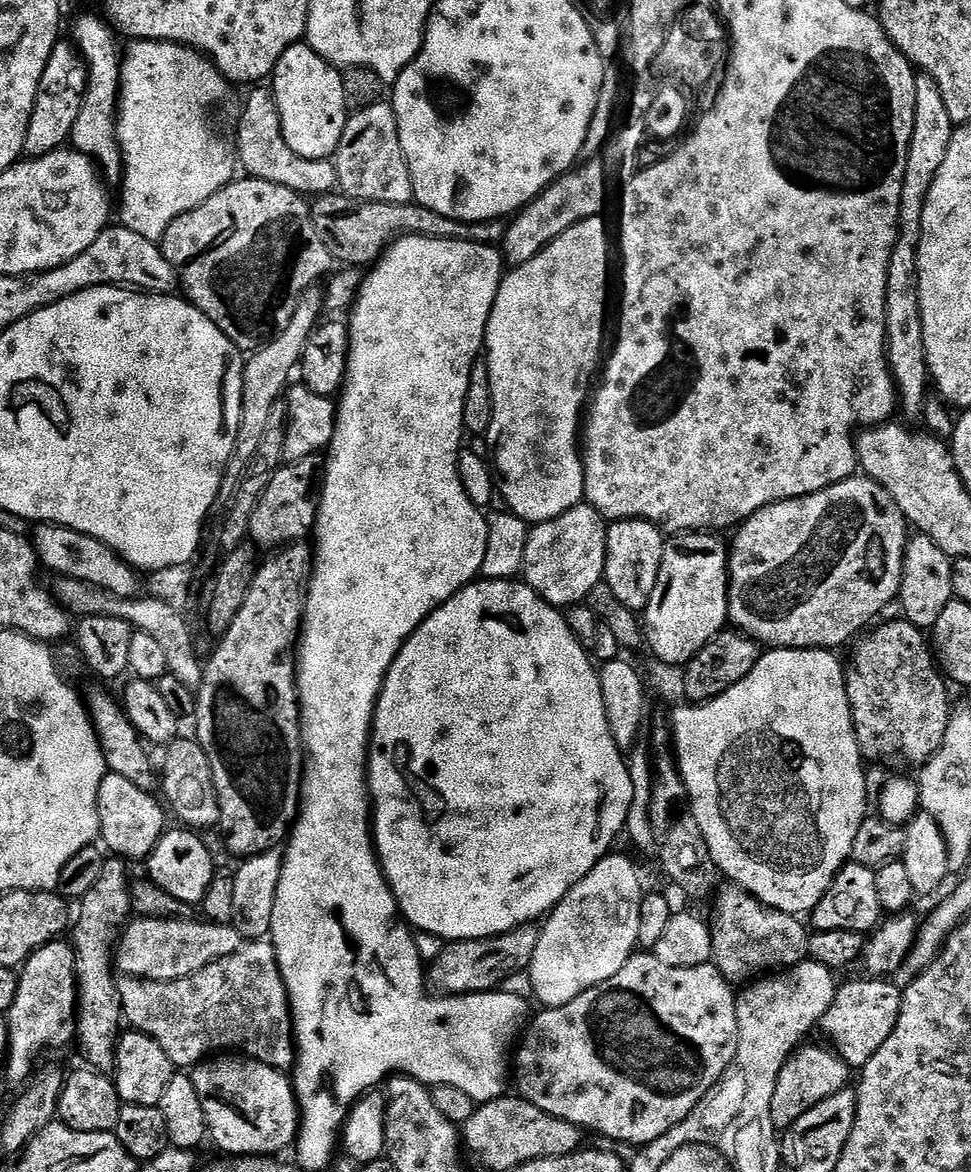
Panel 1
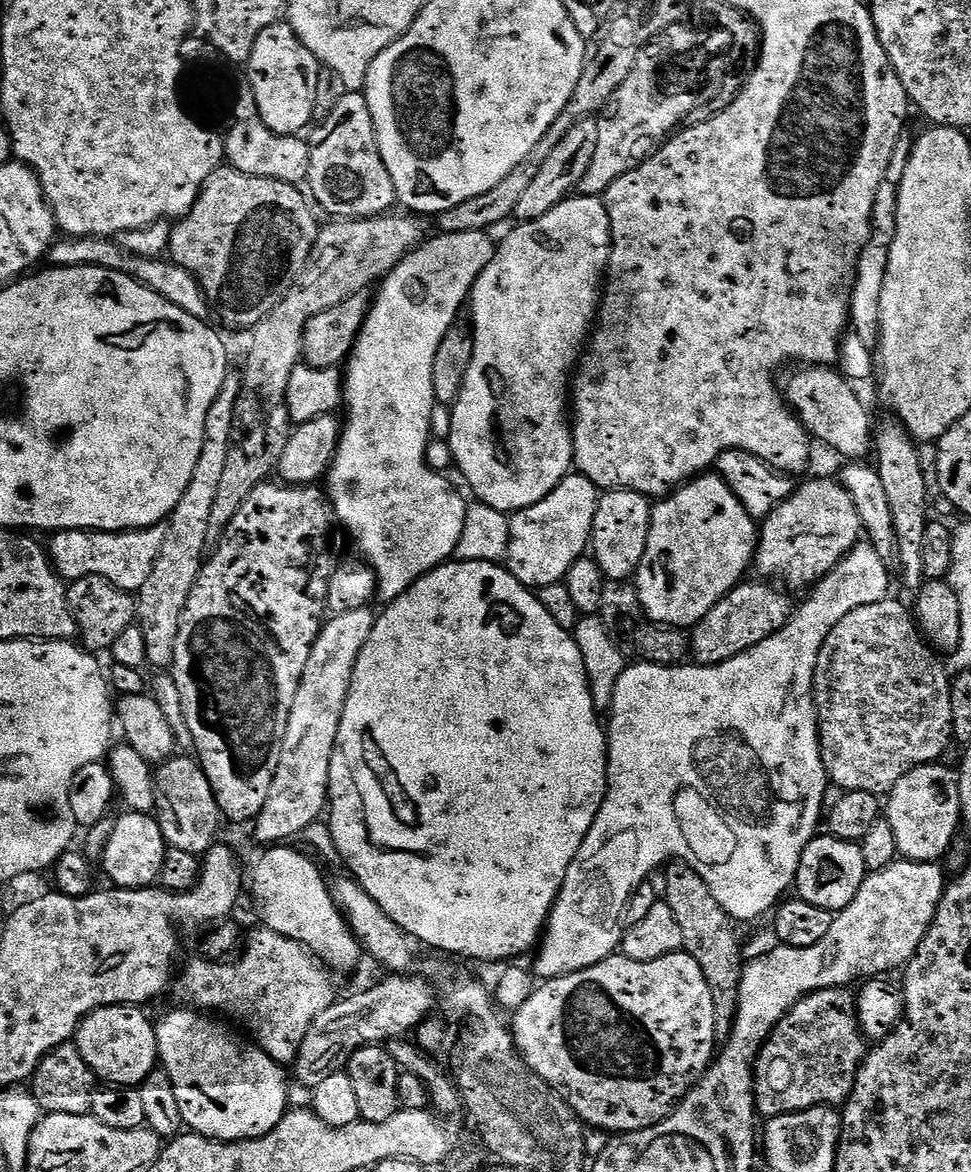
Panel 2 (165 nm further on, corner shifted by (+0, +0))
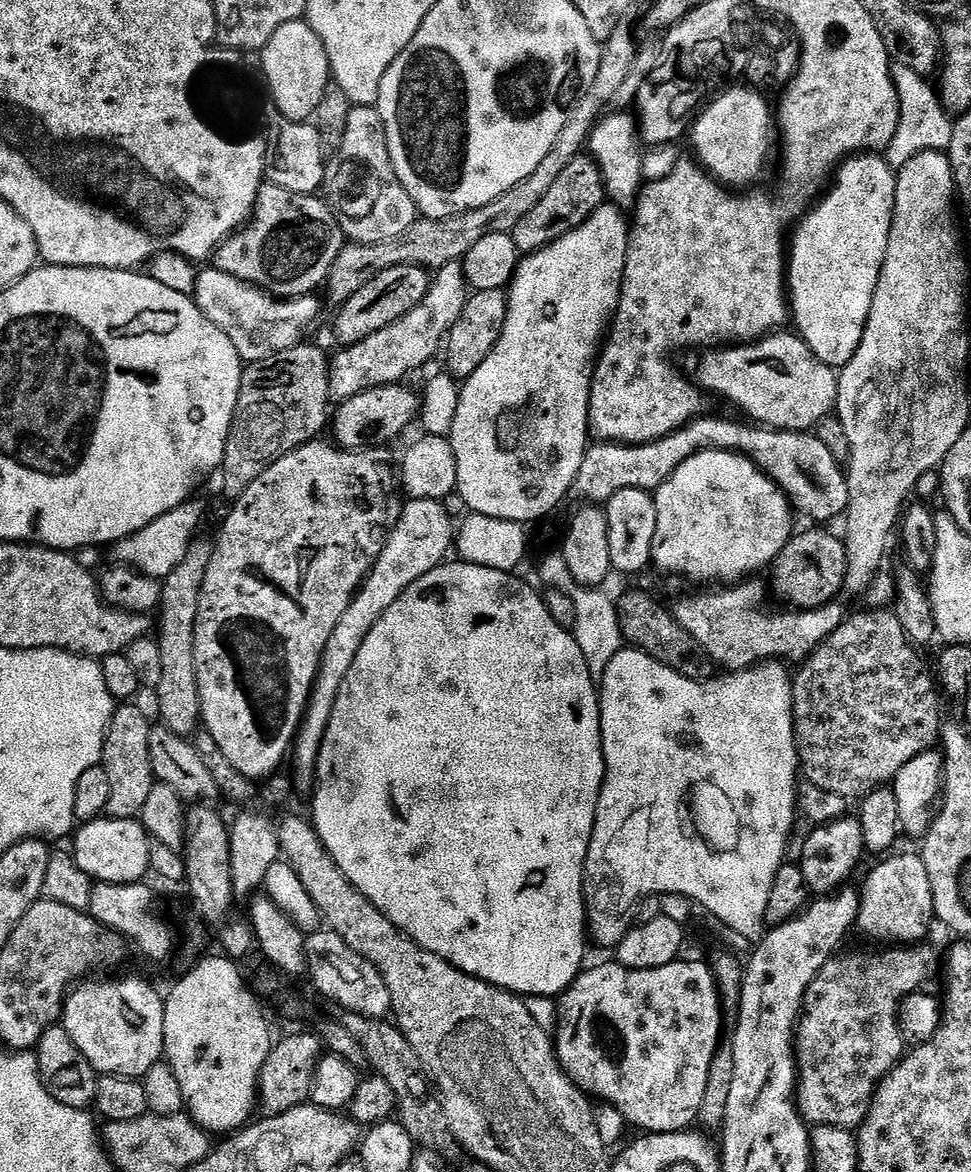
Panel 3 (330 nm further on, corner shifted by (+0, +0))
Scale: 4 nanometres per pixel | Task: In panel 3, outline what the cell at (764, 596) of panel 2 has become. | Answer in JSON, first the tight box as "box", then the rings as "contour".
{"box":[770,526,848,610],"contour":[[[812,526],[812,529],[809,530],[809,532],[800,532],[797,531],[795,535],[793,535],[792,539],[788,541],[787,546],[783,550],[780,551],[779,554],[777,554],[776,559],[772,561],[770,565],[770,573],[772,572],[772,584],[770,580],[770,588],[773,593],[776,592],[780,596],[785,596],[786,599],[789,600],[791,607],[796,610],[803,610],[805,608],[823,608],[835,601],[837,599],[836,596],[839,594],[839,592],[843,593],[845,591],[844,587],[844,579],[846,578],[846,574],[848,573],[848,552],[844,548],[844,542],[843,539],[839,535],[836,536],[832,532],[823,532],[823,527],[820,526]]]}

